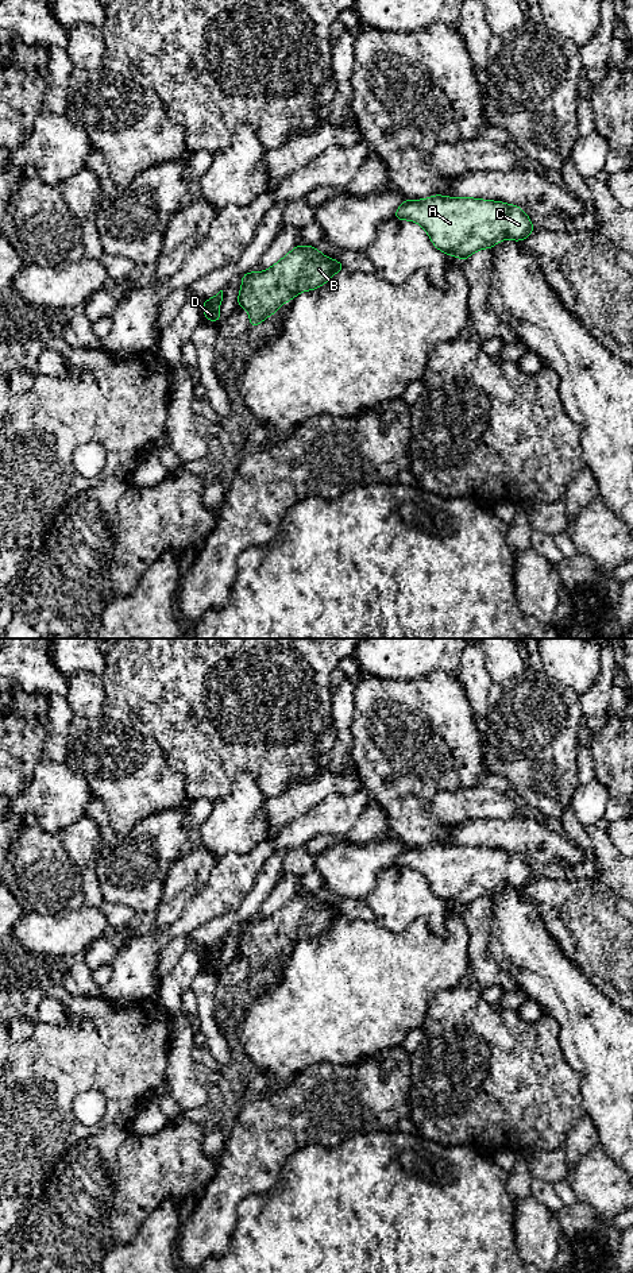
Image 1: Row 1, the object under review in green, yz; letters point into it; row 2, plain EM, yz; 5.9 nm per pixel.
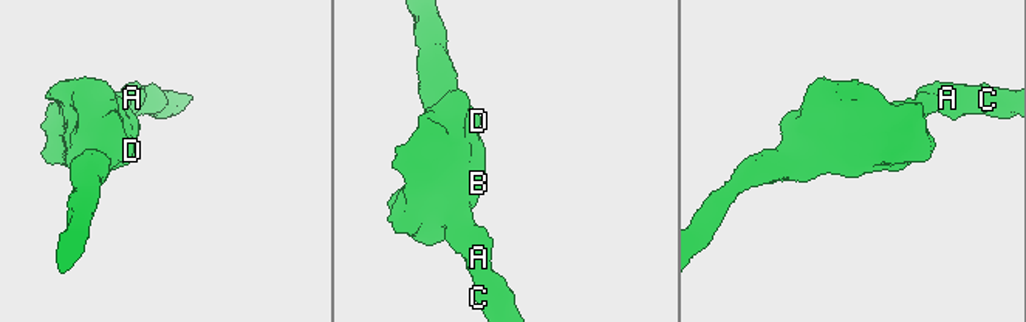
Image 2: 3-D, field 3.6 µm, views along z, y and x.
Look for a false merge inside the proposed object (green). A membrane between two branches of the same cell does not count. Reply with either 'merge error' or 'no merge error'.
no merge error

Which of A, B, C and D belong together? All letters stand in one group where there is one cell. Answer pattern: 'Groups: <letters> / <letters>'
Groups: A B C D

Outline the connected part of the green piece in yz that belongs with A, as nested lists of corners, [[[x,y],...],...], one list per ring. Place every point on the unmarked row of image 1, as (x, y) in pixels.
[[[441,842],[405,848],[394,865],[420,872],[436,896],[462,909],[505,886],[525,888],[536,877],[518,853]]]

